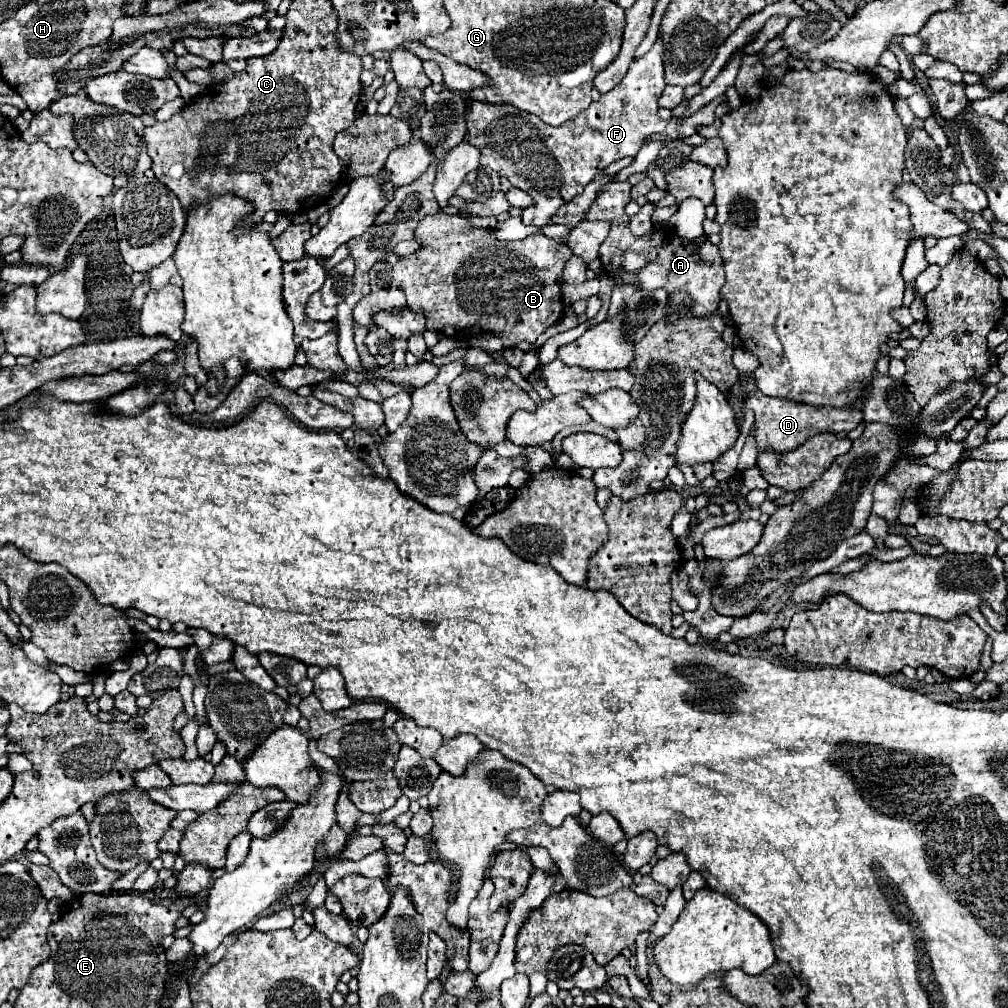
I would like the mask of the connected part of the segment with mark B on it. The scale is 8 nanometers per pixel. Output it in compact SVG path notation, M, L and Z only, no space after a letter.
M445 212L425 216L417 224L415 240L421 248L397 260L393 266L393 284L405 290L409 310L425 314L427 330L441 332L449 338L475 336L479 332L497 334L505 348L515 348L519 340L535 342L549 326L561 320L563 302L555 282L561 276L565 262L573 256L567 244L559 244L541 232L527 236L525 240L503 242L495 238L493 230L473 228L463 216L449 216Z

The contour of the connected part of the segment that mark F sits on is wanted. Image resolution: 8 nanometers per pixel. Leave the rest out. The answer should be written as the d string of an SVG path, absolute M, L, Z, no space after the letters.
M659 34L653 48L643 58L631 62L625 78L613 90L557 128L547 126L533 114L519 112L509 104L469 104L465 114L465 140L479 148L481 166L493 168L499 176L507 178L515 188L525 190L533 198L533 206L525 208L521 216L525 224L539 228L549 224L551 216L571 198L581 194L607 164L625 156L637 156L649 134L665 130L667 122L657 116L657 102L667 86L663 74L663 50L663 36Z

